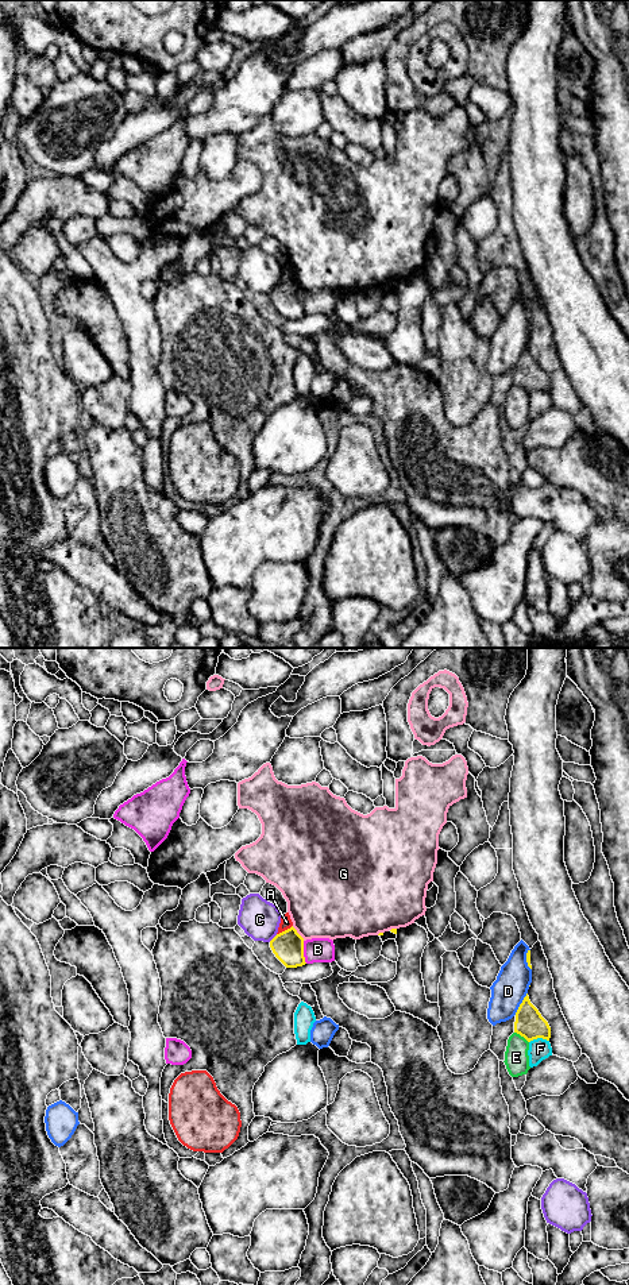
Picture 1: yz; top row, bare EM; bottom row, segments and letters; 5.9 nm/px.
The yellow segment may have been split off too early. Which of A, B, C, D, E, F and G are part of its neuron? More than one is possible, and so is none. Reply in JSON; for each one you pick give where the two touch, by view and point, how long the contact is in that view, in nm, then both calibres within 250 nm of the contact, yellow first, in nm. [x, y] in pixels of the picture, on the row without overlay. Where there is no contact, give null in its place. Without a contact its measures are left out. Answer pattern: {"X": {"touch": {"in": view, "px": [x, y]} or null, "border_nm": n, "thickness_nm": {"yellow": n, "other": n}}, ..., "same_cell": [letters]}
{"same_cell": []}

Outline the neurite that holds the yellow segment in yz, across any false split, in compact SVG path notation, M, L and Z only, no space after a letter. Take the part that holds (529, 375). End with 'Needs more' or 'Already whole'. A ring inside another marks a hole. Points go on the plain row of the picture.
M528 346L516 364L514 385L524 389L528 394L537 390L549 393L551 390L551 379L548 374L530 355Z. Already whole

